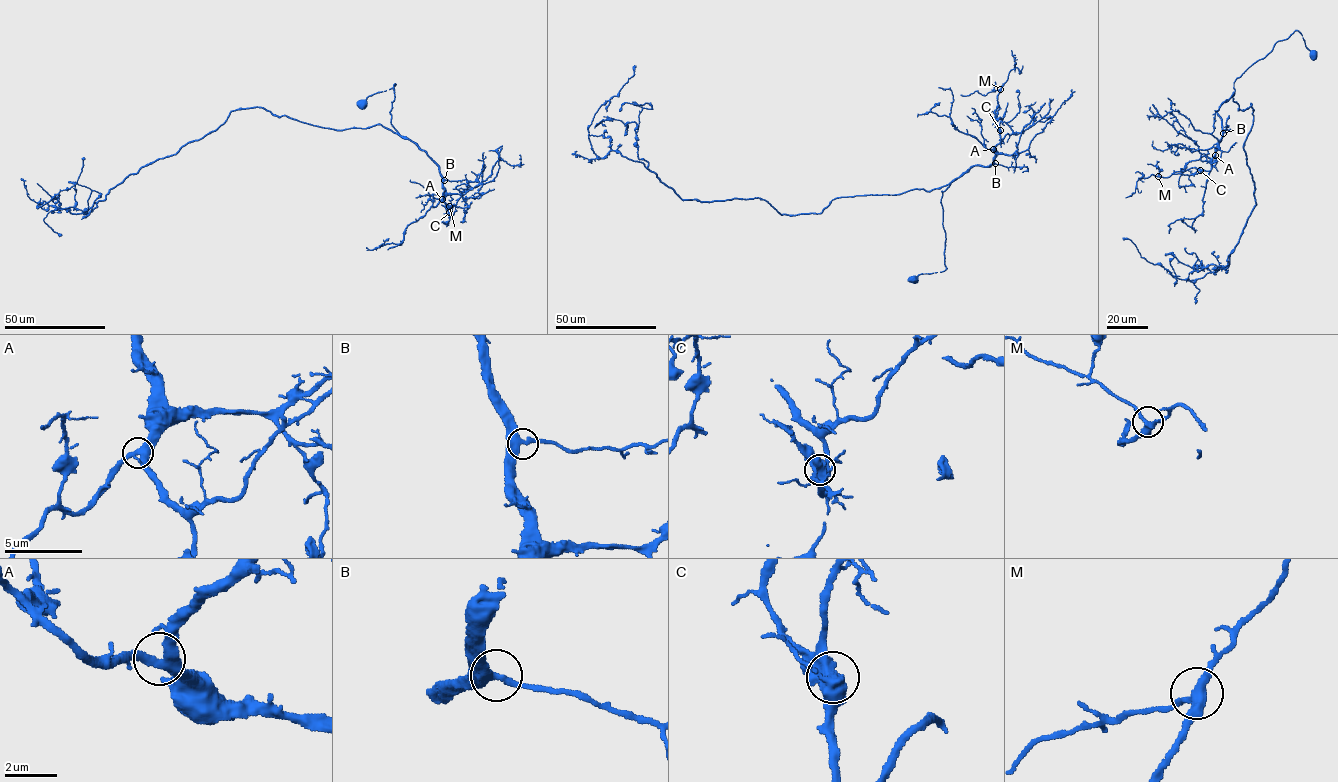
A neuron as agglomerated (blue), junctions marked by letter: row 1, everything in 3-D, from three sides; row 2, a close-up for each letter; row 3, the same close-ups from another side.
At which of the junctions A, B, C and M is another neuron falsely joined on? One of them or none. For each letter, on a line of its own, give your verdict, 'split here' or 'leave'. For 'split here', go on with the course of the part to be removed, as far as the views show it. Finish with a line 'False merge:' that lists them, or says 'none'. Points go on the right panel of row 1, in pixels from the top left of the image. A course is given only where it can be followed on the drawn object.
A: leave
B: leave
C: leave
M: leave
False merge: none

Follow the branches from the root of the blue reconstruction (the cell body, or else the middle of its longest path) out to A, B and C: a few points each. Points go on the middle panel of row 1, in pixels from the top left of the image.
A: (913, 279), (921, 274), (946, 269), (942, 191), (973, 166), (993, 163), (993, 149)
B: (913, 279), (921, 274), (946, 268), (942, 191), (973, 166), (995, 163)
C: (913, 279), (921, 274), (946, 268), (942, 191), (973, 166), (993, 163), (995, 147), (1000, 143), (1000, 130)

